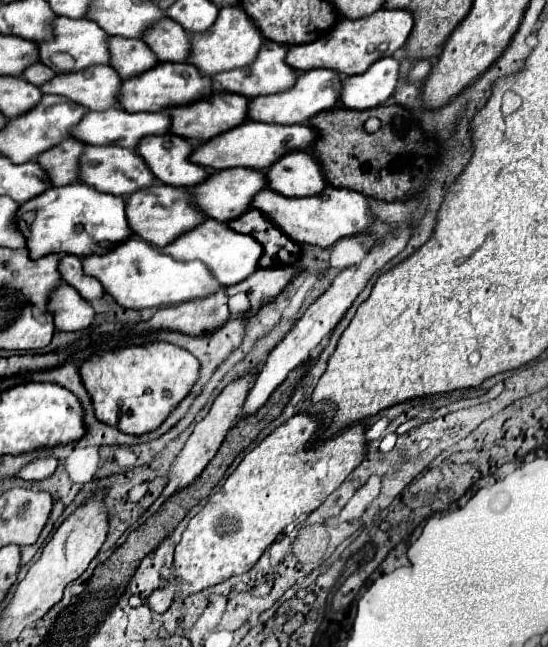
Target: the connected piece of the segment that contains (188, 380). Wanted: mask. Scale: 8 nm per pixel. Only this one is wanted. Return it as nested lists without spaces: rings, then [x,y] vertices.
[[[164,341],[96,351],[78,367],[96,419],[130,435],[154,431],[188,395],[200,371],[198,359],[192,353]]]

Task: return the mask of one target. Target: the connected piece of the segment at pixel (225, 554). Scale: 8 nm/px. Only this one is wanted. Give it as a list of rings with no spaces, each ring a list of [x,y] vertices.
[[[310,413],[290,417],[244,455],[222,489],[190,519],[174,553],[174,575],[182,581],[182,595],[198,593],[232,575],[250,571],[286,525],[316,511],[366,459],[368,445],[364,425],[324,441],[322,447],[310,447],[308,443],[320,425],[322,419]]]

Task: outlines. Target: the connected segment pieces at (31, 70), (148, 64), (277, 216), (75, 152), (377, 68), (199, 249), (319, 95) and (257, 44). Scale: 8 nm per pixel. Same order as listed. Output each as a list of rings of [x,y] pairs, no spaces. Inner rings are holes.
[[[34,63],[32,67],[28,67],[28,71],[24,71],[22,77],[28,79],[28,83],[36,83],[36,87],[38,87],[38,85],[50,81],[54,75],[56,75],[56,73],[54,73],[50,67],[46,67],[46,65],[42,65],[42,63]]]
[[[112,37],[108,41],[108,47],[112,47],[112,67],[120,71],[122,79],[136,77],[148,69],[152,69],[158,59],[148,49],[148,45],[142,39],[126,39],[126,37]]]
[[[328,185],[320,195],[312,197],[284,197],[272,189],[264,189],[260,195],[256,195],[256,199],[252,199],[252,207],[262,215],[268,215],[268,219],[272,219],[272,223],[276,223],[276,227],[280,227],[292,241],[318,247],[332,247],[338,239],[362,233],[372,223],[364,195],[332,185]]]
[[[66,139],[60,147],[52,147],[52,151],[40,155],[38,161],[44,171],[48,171],[48,179],[52,185],[62,187],[78,181],[78,159],[84,149],[84,143],[76,139]]]
[[[382,57],[362,75],[344,77],[344,91],[340,91],[340,105],[348,109],[374,109],[390,99],[398,83],[398,61]]]
[[[208,219],[208,223],[200,223],[200,227],[196,227],[196,231],[182,235],[176,243],[168,243],[168,247],[164,247],[164,253],[172,255],[174,259],[180,259],[180,261],[194,261],[194,259],[202,261],[212,271],[212,275],[216,275],[216,279],[220,279],[220,283],[224,283],[224,287],[228,287],[228,285],[240,283],[242,279],[246,279],[248,275],[252,275],[258,269],[258,259],[262,255],[262,247],[260,247],[260,243],[256,243],[256,239],[228,229],[226,223]]]
[[[310,69],[298,75],[296,83],[288,91],[280,91],[276,95],[254,97],[250,99],[248,119],[250,121],[264,121],[264,123],[278,123],[278,125],[306,125],[314,115],[320,111],[332,109],[338,103],[342,75],[328,69]]]
[[[238,5],[222,7],[220,19],[216,19],[216,23],[208,31],[192,33],[192,59],[188,59],[186,63],[200,67],[204,75],[216,75],[220,71],[230,71],[236,67],[250,65],[256,59],[262,43],[264,43],[264,37],[260,35],[258,27]]]

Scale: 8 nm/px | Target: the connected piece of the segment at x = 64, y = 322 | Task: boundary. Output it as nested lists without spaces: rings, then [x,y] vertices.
[[[60,283],[48,297],[48,311],[52,311],[54,325],[58,331],[80,331],[86,329],[94,319],[94,309],[80,293],[68,283]]]

